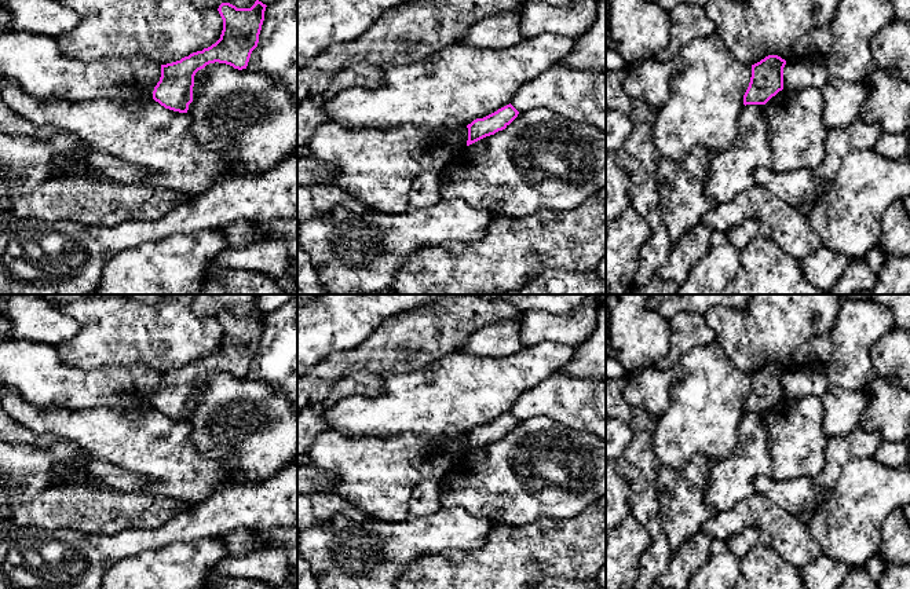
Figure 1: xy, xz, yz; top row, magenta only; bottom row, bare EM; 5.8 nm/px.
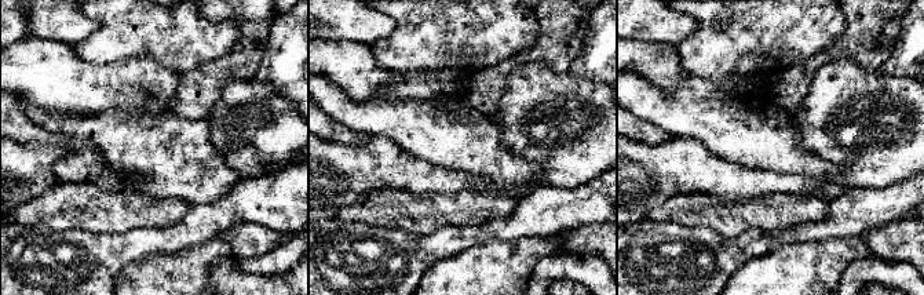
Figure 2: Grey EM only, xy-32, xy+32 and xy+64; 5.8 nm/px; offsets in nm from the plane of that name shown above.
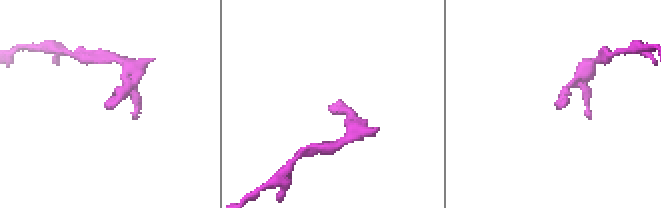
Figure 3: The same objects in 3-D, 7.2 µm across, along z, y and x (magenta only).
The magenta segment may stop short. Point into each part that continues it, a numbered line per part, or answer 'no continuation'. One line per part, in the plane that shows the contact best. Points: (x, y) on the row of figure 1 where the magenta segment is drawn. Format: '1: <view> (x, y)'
no continuation

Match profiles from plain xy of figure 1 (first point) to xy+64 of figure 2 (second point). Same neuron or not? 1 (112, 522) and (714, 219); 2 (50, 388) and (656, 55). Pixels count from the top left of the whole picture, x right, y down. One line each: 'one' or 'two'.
1: one
2: one

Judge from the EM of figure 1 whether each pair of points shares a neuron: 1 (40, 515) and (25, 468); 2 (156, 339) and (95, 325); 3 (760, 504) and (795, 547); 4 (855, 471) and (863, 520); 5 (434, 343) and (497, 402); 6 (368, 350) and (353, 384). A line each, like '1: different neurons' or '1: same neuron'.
1: different neurons
2: same neuron
3: same neuron
4: same neuron
5: different neurons
6: different neurons

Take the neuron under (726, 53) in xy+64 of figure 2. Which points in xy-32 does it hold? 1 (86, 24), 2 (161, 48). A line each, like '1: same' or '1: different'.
1: different
2: same

